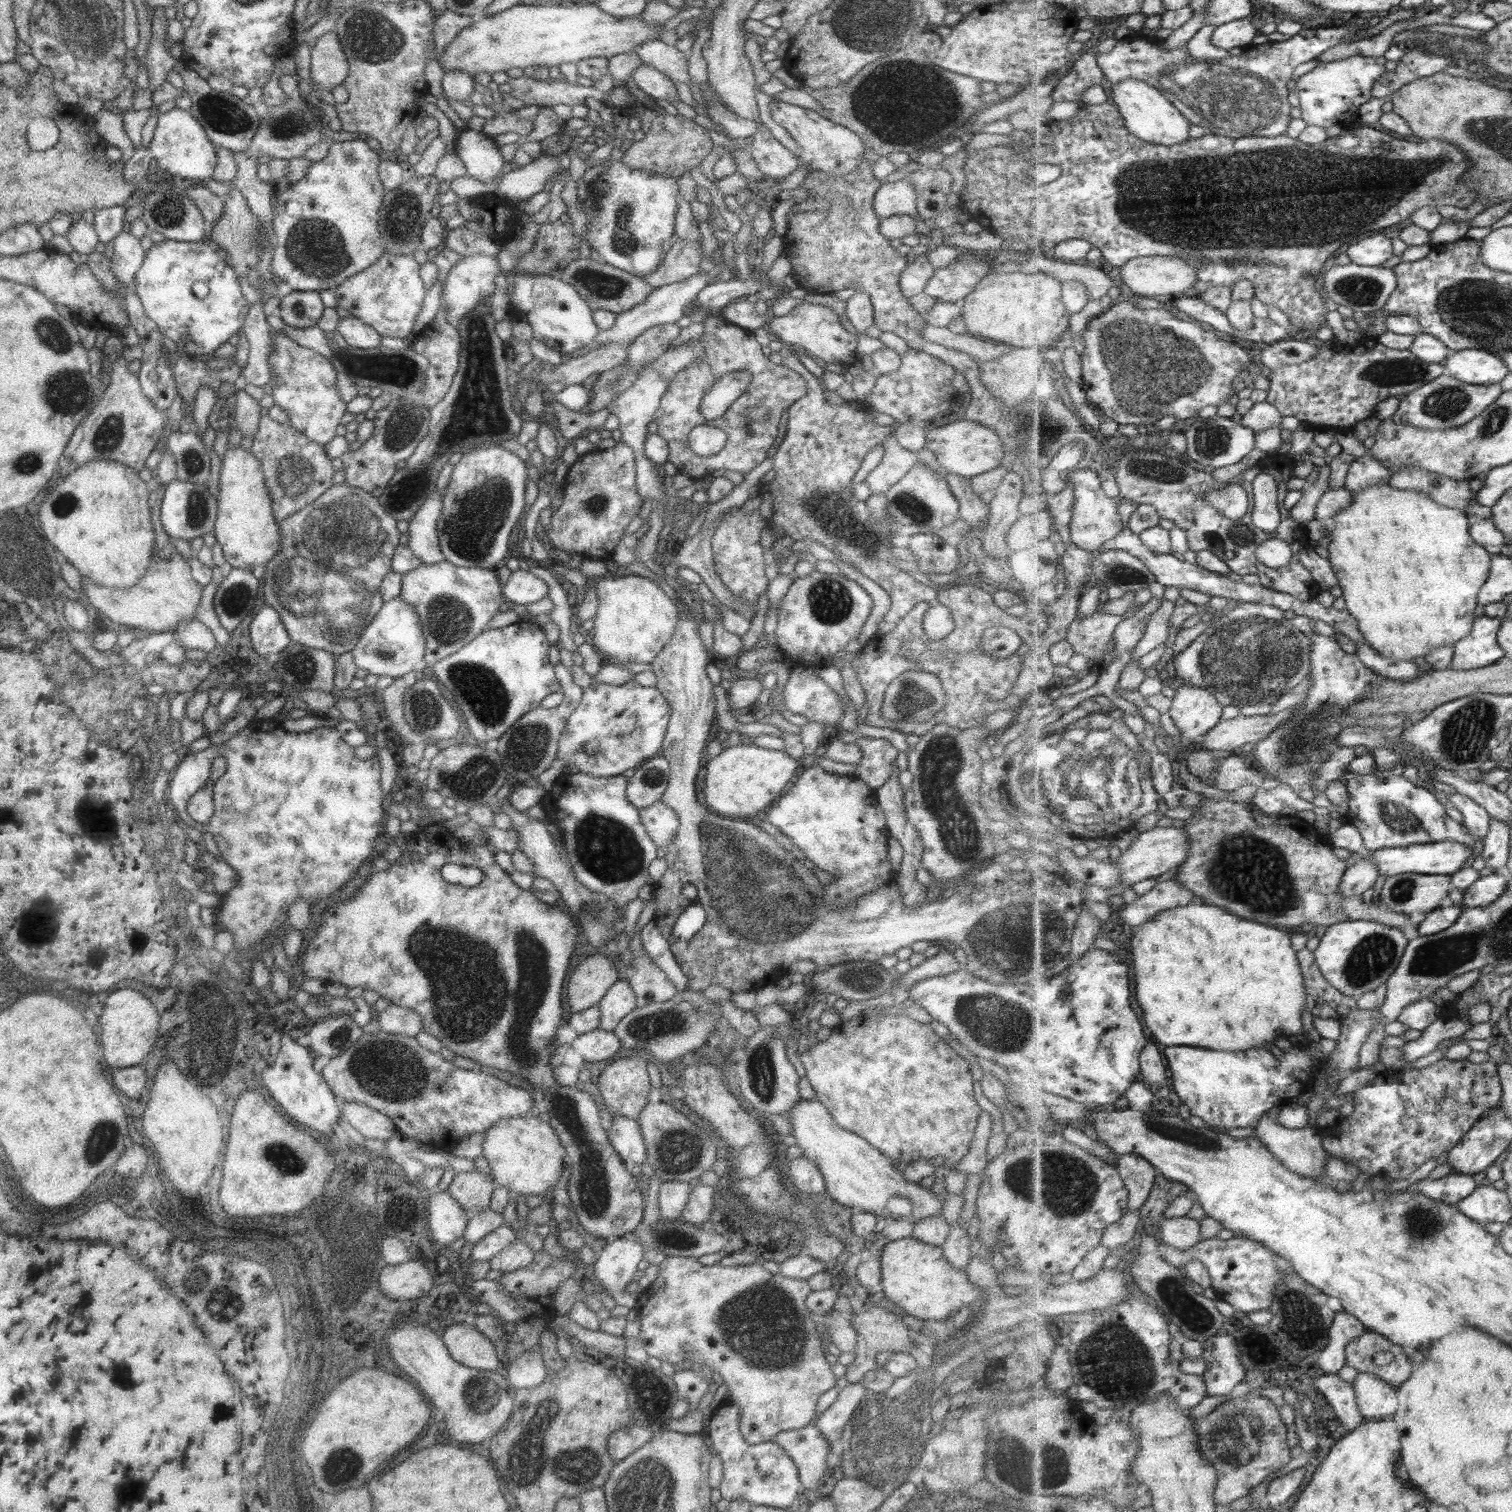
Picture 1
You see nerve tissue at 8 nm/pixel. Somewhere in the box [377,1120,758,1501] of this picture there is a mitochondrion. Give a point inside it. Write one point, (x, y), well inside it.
(580, 1466)

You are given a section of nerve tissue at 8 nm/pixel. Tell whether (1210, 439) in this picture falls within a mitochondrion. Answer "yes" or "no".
yes

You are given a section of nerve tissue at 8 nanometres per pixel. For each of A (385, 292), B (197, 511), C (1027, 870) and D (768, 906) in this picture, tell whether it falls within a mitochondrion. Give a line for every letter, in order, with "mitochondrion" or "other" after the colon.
A: other
B: mitochondrion
C: other
D: mitochondrion

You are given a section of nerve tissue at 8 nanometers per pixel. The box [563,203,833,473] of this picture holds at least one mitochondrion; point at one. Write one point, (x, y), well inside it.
(607, 287)

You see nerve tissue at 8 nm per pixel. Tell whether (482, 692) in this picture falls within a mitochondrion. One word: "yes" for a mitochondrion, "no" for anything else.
yes

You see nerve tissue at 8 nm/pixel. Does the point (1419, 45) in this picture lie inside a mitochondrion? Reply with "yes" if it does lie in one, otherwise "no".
no

